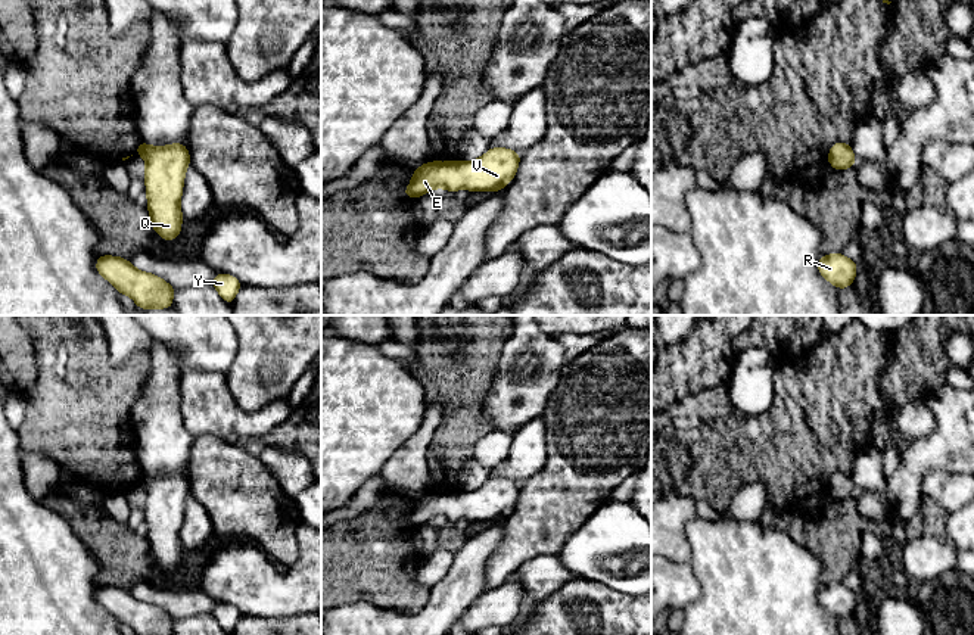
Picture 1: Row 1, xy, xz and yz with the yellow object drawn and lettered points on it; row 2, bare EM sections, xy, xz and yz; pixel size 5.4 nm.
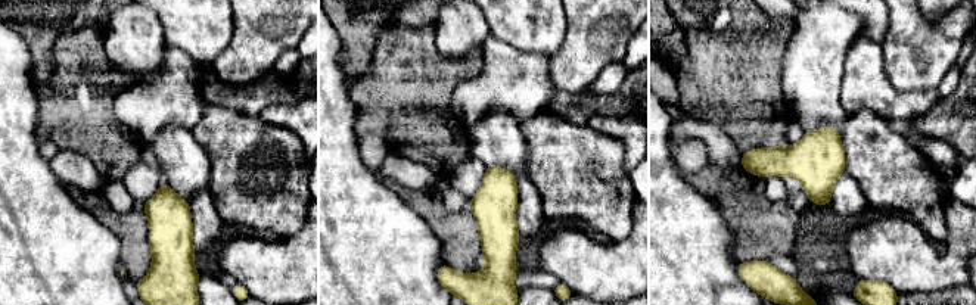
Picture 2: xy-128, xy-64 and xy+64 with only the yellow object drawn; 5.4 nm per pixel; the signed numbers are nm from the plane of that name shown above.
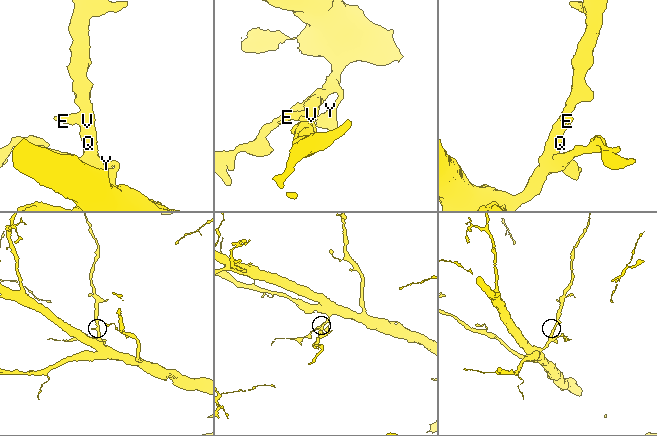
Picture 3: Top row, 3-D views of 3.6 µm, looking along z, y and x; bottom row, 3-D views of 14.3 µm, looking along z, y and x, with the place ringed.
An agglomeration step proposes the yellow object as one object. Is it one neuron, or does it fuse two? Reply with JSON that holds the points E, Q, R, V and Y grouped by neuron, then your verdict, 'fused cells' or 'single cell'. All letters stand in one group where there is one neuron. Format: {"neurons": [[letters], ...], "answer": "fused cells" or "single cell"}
{"neurons": [["E", "Q", "R", "V", "Y"]], "answer": "single cell"}

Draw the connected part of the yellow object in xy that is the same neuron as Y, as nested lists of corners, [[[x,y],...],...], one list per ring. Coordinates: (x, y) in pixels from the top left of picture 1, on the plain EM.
[[[218,603],[211,614],[217,619],[218,625],[227,632],[233,634],[239,619],[242,617],[242,613],[230,604],[221,604]]]

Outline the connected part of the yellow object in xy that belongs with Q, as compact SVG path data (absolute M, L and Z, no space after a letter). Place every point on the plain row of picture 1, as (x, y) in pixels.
M140 471L136 482L146 491L147 541L153 560L164 570L175 570L181 561L180 529L187 497L189 479L181 473L149 476Z

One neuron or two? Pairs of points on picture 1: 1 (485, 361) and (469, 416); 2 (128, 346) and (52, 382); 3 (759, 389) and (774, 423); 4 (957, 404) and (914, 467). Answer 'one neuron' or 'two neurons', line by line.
1: one neuron
2: two neurons
3: two neurons
4: one neuron

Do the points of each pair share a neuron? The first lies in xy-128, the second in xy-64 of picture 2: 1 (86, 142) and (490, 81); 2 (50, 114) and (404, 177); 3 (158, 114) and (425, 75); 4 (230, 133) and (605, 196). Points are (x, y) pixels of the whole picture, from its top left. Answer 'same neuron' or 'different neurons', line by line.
1: different neurons
2: different neurons
3: different neurons
4: same neuron

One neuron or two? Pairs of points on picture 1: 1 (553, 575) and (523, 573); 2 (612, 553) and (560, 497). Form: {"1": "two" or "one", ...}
{"1": "one", "2": "two"}

